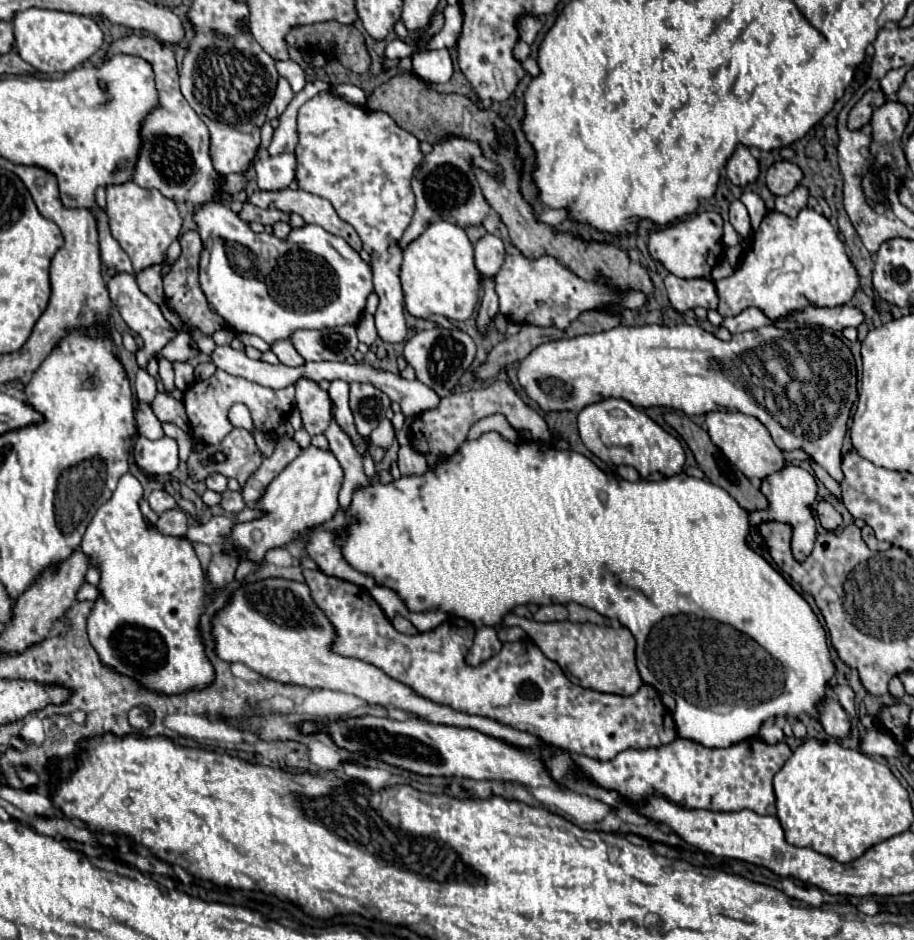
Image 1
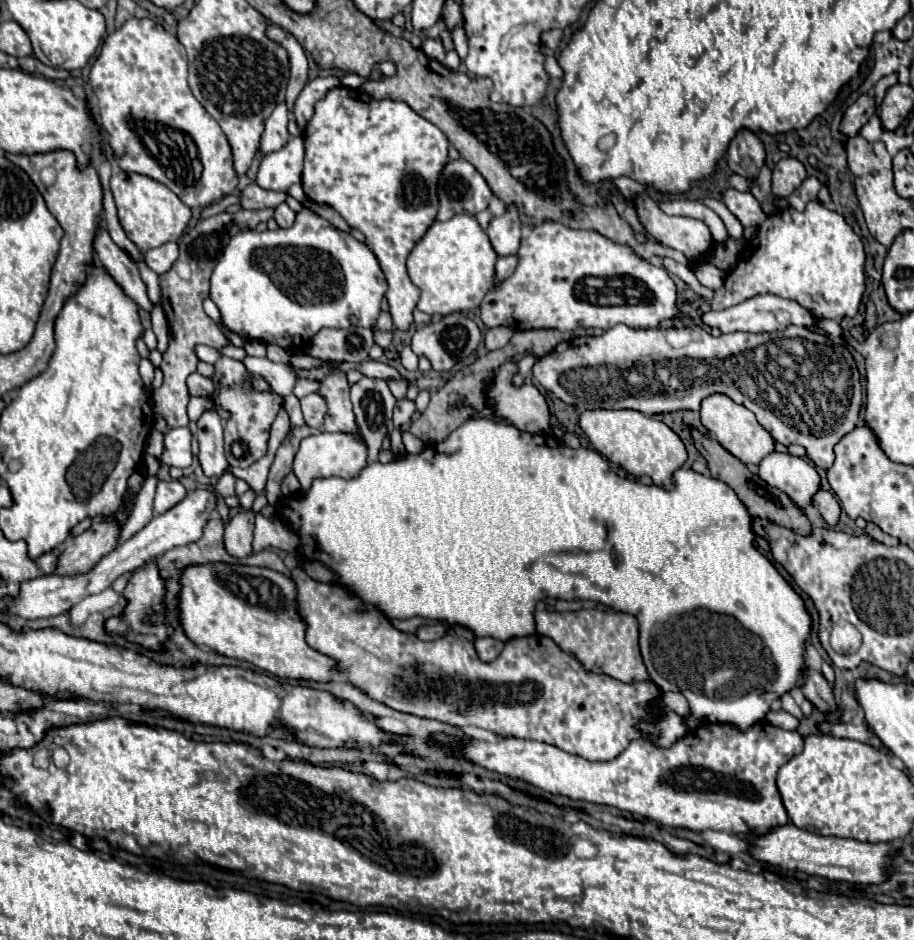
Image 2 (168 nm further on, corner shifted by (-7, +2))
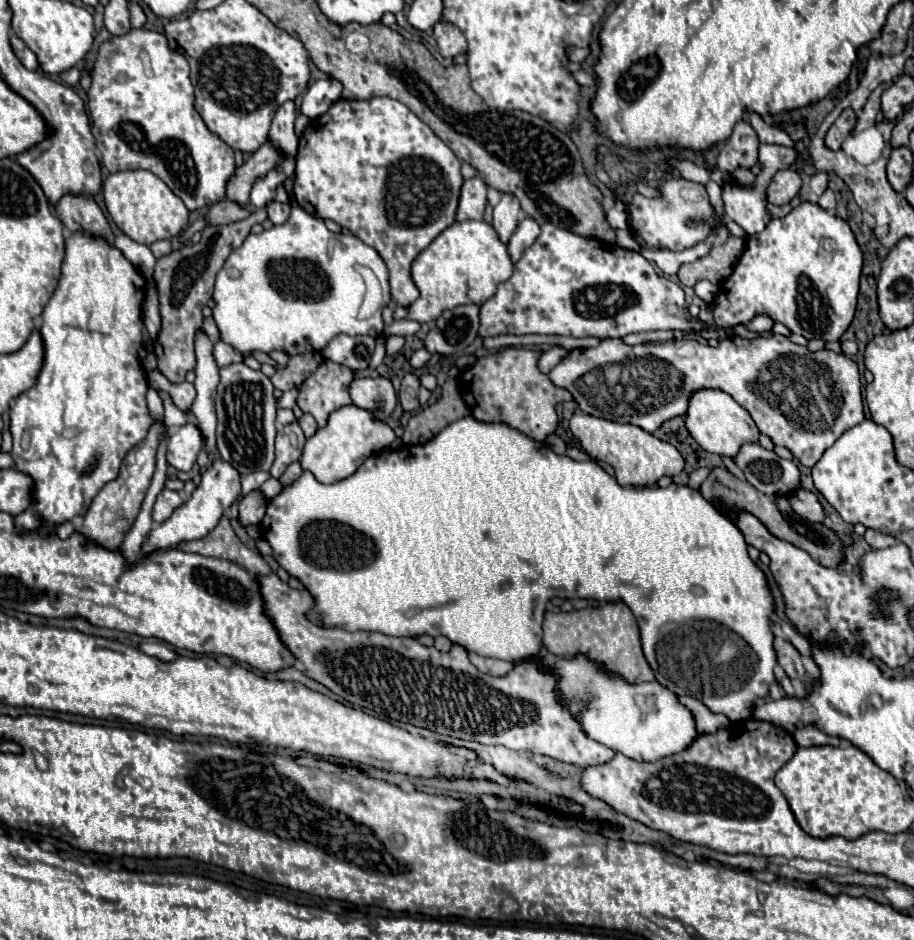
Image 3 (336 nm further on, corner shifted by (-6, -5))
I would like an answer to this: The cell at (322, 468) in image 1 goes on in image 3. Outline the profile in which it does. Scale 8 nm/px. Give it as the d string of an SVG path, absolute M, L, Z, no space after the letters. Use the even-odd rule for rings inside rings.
M347 404L331 412L327 426L319 428L315 436L307 440L301 466L303 470L313 472L313 476L319 482L333 484L337 480L351 476L351 472L355 472L355 468L359 468L359 464L363 464L367 456L373 456L375 452L389 448L393 440L395 440L395 432L391 430L389 424L375 420L375 416L371 416L371 412L367 412L365 408L355 408L355 404Z

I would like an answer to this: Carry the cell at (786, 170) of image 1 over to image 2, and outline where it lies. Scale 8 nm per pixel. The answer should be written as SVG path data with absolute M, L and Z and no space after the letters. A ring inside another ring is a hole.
M792 157L780 159L776 163L776 167L772 169L772 173L774 173L772 175L772 193L776 197L788 197L806 179L804 165L798 159L792 159Z

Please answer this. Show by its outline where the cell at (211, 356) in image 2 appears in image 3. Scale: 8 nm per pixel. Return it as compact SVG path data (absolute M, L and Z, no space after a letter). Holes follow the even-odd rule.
M215 342L213 354L215 354L215 360L217 360L219 368L225 368L227 364L235 364L235 362L241 362L243 360L243 354L241 352L235 352L235 348L231 348L225 342Z

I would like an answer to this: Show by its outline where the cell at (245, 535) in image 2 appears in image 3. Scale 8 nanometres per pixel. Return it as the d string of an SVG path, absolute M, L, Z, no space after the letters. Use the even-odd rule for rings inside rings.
M251 490L241 502L239 502L239 520L243 526L247 524L259 524L261 518L265 516L267 508L267 498L263 496L261 490Z

